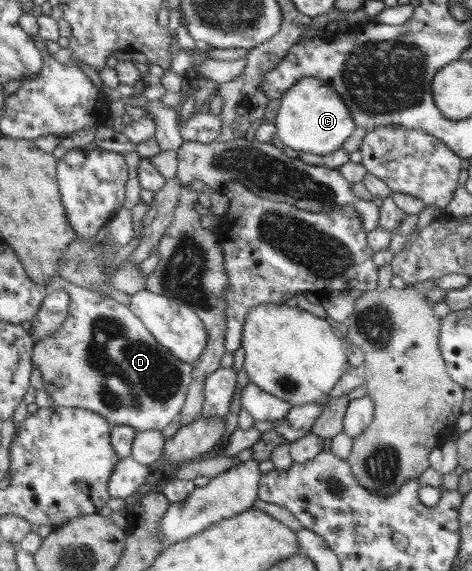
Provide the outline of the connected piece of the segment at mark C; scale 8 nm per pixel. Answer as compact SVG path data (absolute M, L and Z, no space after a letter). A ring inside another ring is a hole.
M315 77L300 79L294 87L288 88L280 97L277 138L296 152L326 155L338 151L350 137L356 124L340 96L330 84L316 80Z

